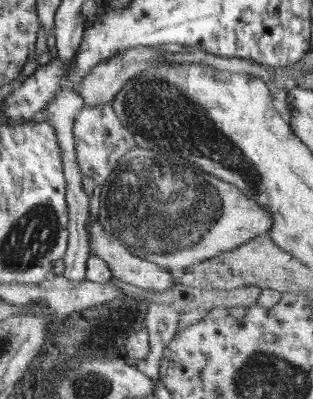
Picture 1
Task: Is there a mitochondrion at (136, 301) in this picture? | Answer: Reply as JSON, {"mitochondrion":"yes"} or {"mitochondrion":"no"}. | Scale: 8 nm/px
{"mitochondrion":"no"}

